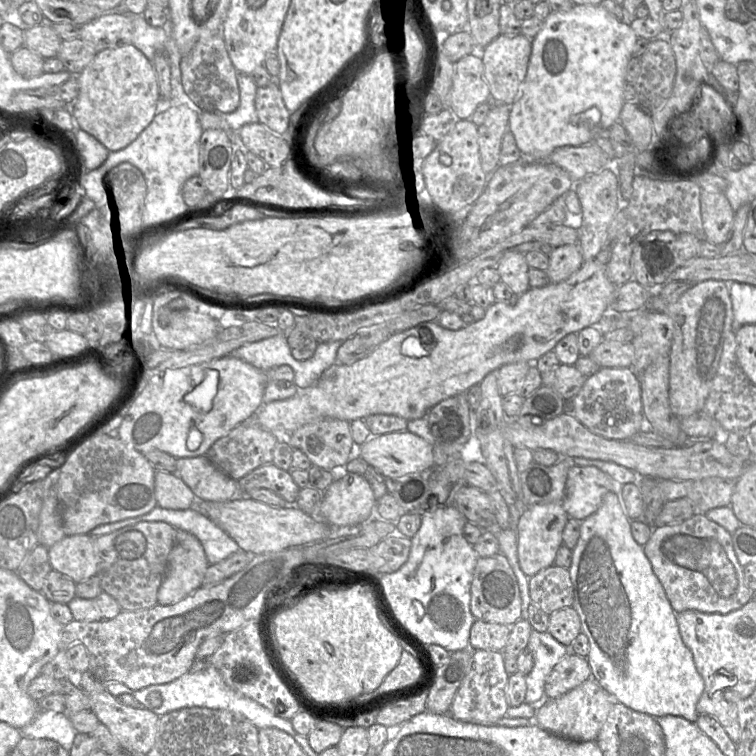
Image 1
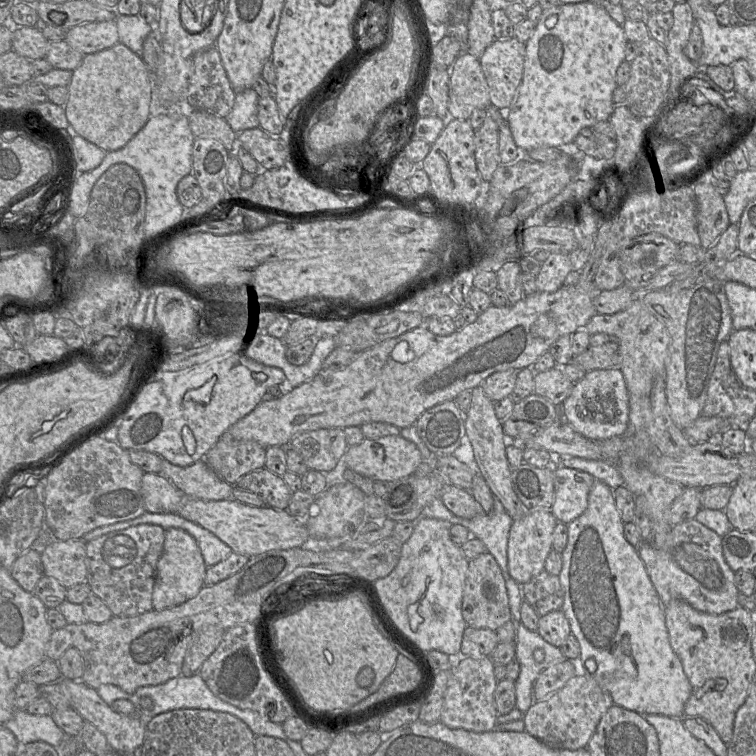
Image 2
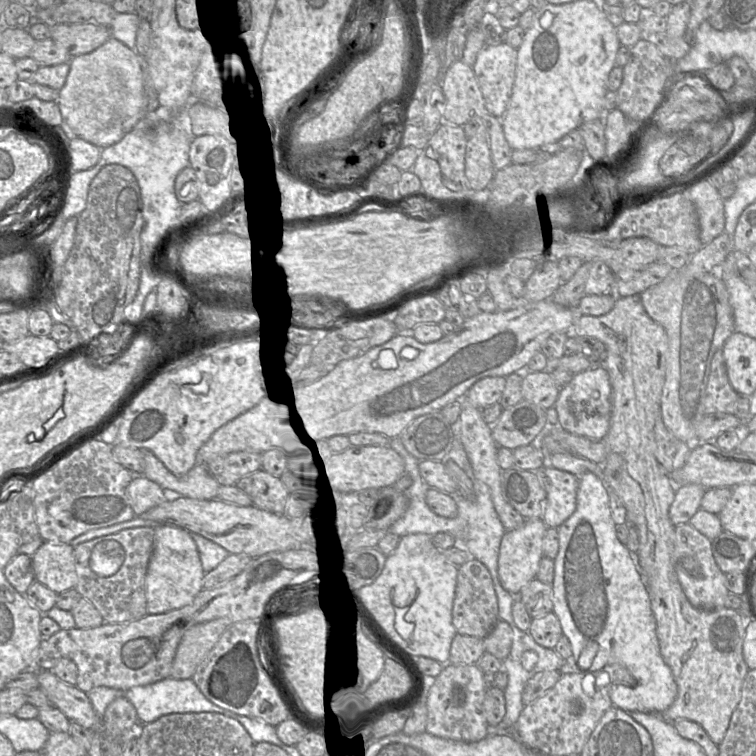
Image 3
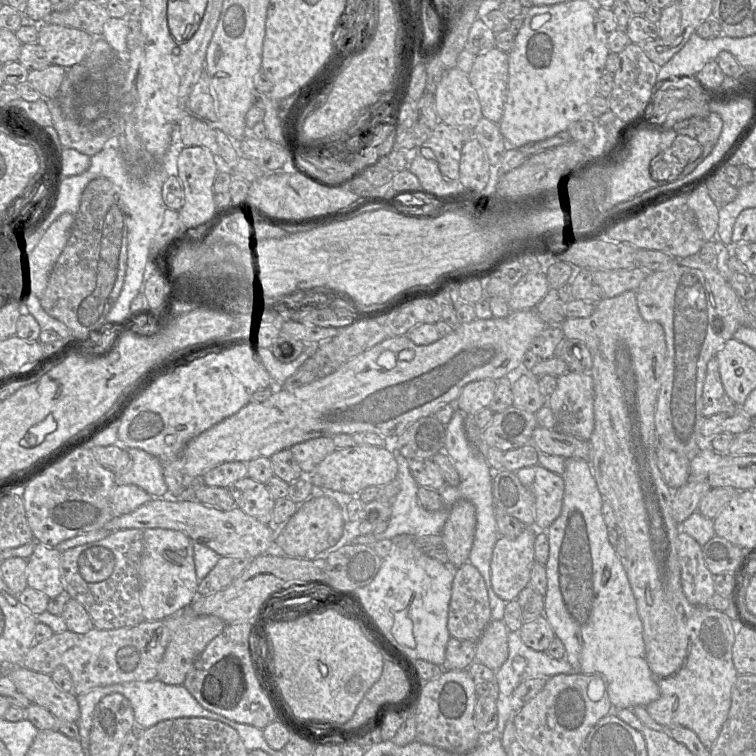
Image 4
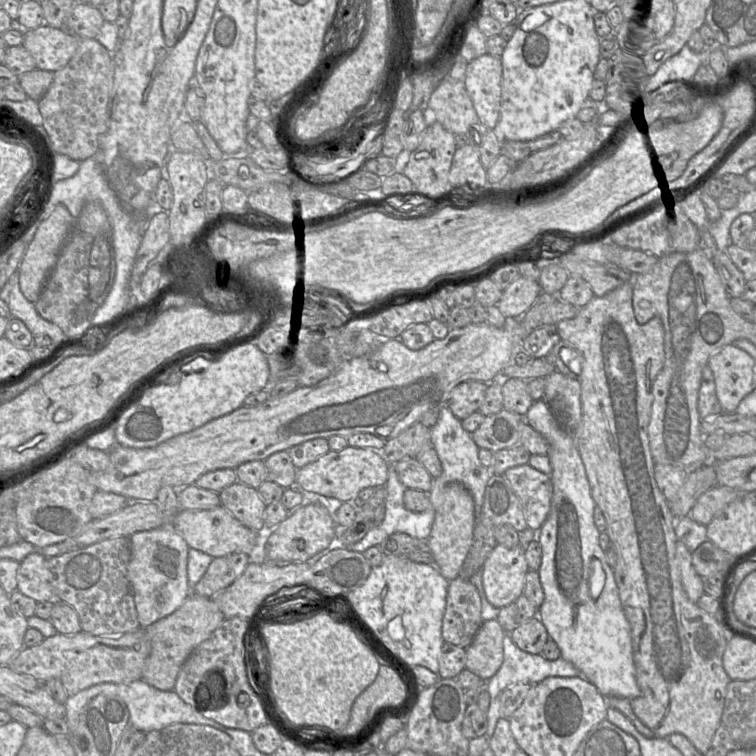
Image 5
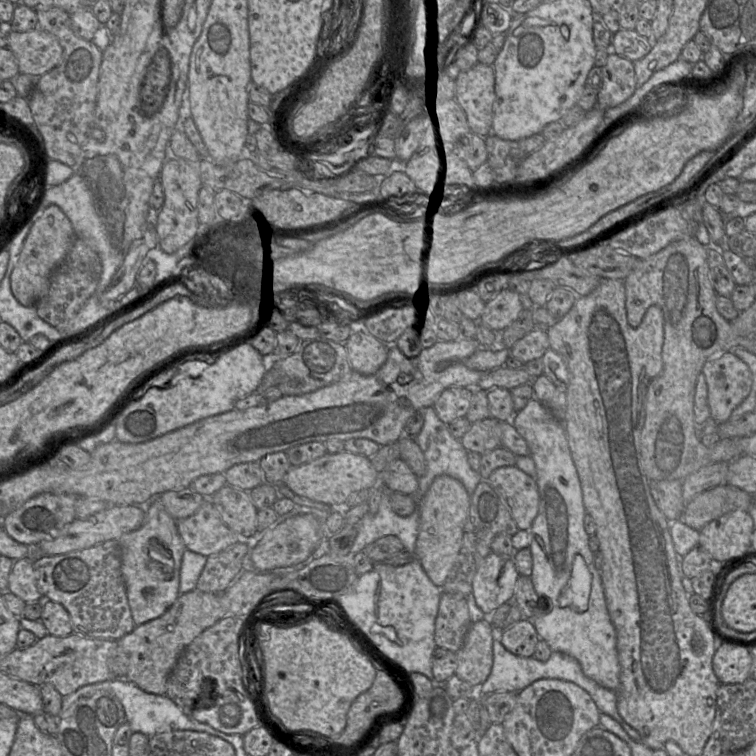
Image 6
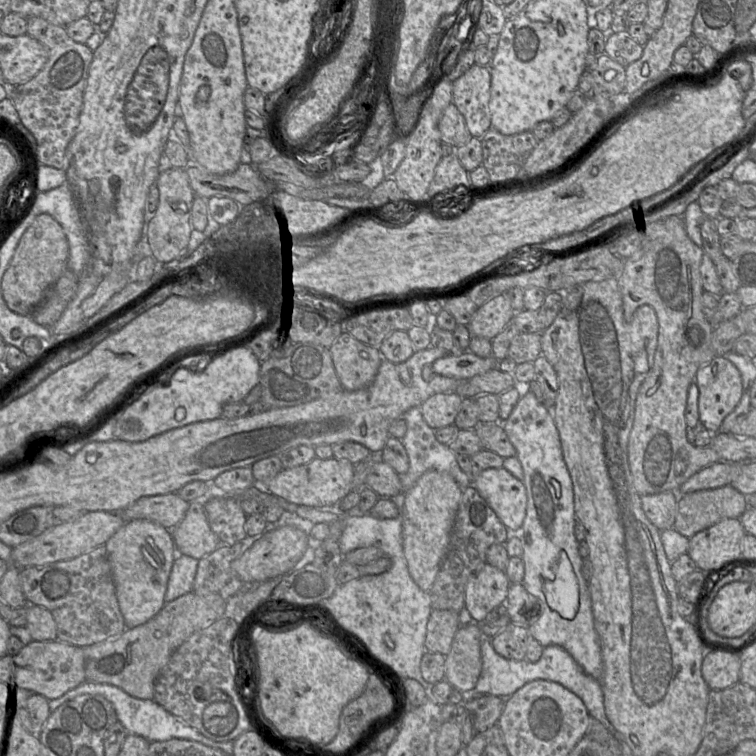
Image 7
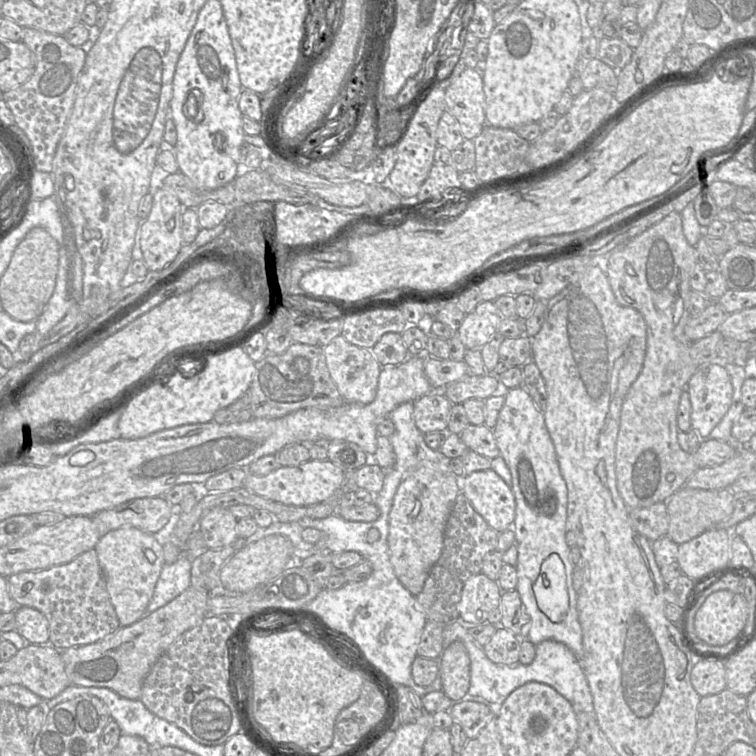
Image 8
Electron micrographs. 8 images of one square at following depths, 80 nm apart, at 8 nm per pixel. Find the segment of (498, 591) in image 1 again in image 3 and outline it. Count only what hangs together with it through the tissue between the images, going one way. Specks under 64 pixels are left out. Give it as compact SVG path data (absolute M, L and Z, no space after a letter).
M477 559L460 565L452 608L452 622L457 634L483 639L499 620L498 599L487 567Z

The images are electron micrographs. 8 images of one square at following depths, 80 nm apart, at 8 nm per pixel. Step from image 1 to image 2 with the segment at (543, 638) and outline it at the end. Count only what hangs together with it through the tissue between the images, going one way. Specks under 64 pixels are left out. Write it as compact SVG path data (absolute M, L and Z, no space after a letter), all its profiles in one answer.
M523 625L515 627L515 660L520 665L520 673L515 680L516 708L525 713L533 704L533 686L540 673L547 668L566 660L559 647L545 641L537 631L532 631Z

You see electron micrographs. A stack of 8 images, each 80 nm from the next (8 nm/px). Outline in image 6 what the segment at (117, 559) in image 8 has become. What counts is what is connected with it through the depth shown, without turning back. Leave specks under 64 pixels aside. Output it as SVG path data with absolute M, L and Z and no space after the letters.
M153 498L145 509L143 524L118 539L121 548L121 573L135 626L163 615L180 595L180 567L186 549L178 533L176 520L158 499Z

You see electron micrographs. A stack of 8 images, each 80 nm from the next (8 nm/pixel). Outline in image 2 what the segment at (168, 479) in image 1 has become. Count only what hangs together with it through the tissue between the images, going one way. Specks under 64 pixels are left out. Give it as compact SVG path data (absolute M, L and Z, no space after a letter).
M144 473L142 495L147 512L177 513L184 494L161 473Z

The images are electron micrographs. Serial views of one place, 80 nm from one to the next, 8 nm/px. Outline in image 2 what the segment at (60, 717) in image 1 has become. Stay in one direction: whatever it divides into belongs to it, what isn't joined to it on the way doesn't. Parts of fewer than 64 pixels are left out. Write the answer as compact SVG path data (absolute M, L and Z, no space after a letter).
M19 710L4 725L14 734L18 743L43 741L56 747L66 738L50 715L33 715Z

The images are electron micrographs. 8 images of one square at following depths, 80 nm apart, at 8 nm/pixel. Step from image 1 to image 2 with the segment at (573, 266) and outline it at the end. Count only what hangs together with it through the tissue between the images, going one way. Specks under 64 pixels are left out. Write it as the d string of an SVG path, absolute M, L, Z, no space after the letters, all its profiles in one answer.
M551 253L536 276L538 292L555 292L572 272L569 254Z

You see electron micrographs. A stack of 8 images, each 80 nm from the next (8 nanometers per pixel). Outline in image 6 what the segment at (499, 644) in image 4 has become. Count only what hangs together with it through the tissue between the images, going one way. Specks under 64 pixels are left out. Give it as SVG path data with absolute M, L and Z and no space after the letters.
M489 620L473 622L462 647L456 652L458 664L455 675L473 686L484 683L493 665L495 637L495 628Z

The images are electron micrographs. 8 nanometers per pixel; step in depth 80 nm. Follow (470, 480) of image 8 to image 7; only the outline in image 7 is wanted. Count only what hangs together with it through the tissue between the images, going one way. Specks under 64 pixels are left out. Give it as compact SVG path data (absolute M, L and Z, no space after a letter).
M503 467L489 468L474 476L470 486L476 488L508 529L521 528L527 508L527 492L522 480Z

